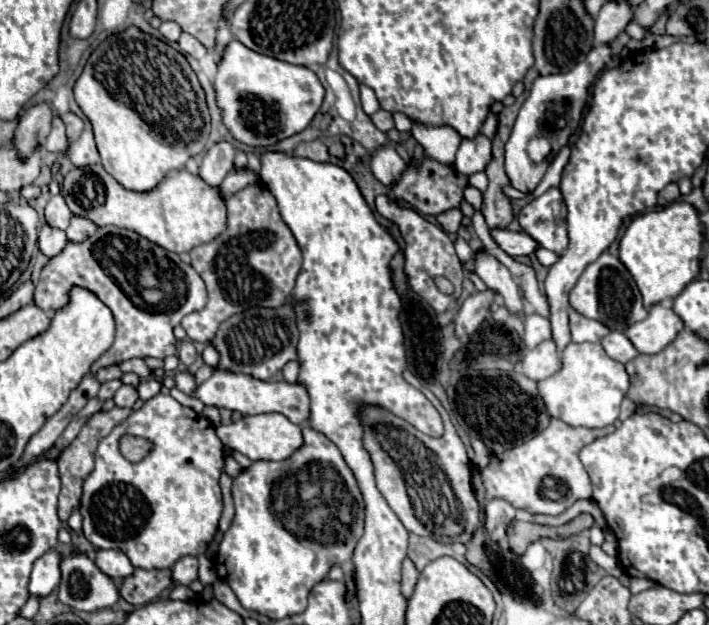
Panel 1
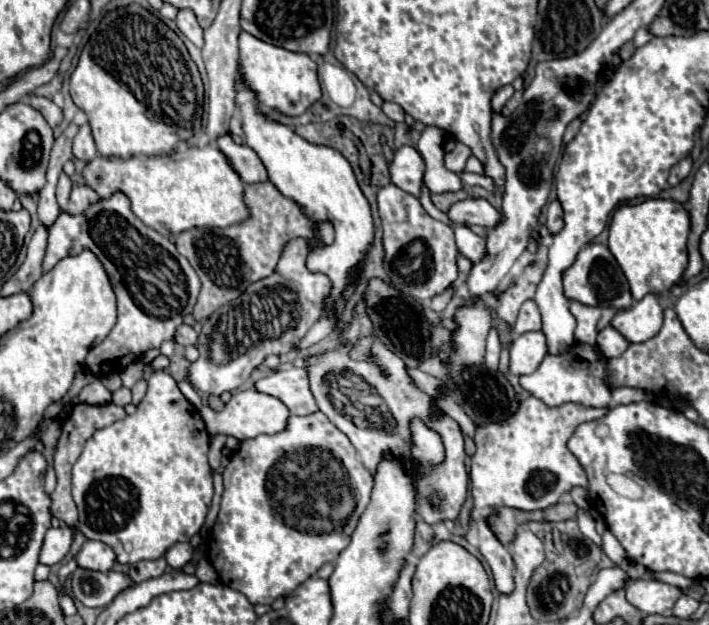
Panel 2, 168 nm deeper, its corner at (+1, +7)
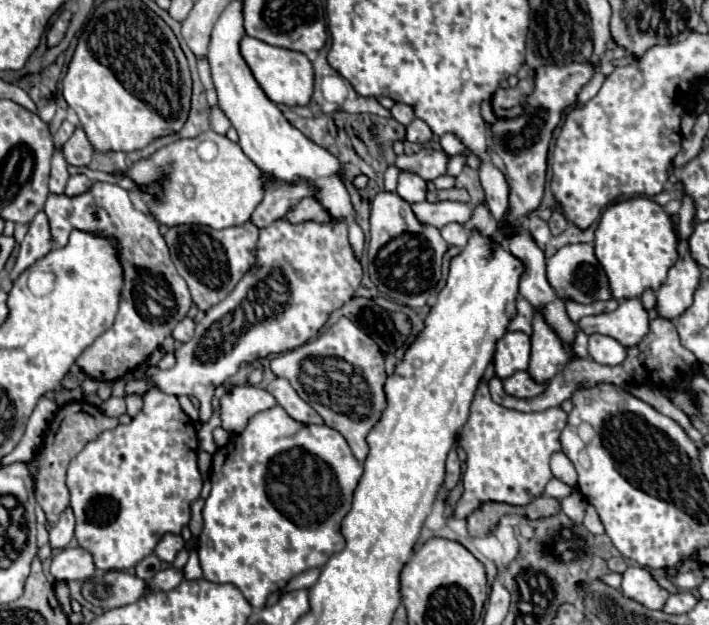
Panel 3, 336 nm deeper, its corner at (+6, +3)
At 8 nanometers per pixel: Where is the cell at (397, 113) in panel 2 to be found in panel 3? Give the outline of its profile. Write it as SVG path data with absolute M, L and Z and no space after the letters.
M396 103L396 105L390 109L390 113L392 113L392 117L394 117L398 123L402 123L402 125L408 125L408 123L414 119L412 109L406 107L404 103Z

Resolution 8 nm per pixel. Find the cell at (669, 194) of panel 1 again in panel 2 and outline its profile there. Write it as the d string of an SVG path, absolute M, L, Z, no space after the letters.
M687 155L687 159L681 159L679 163L675 163L675 167L671 167L671 173L669 173L669 185L679 185L691 171L691 165L693 165L693 159L691 155Z

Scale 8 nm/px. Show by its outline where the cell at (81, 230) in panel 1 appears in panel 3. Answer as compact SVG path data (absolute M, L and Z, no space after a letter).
M72 175L68 185L66 185L66 195L68 197L78 197L78 195L86 193L90 187L92 187L90 179L86 179L84 175Z

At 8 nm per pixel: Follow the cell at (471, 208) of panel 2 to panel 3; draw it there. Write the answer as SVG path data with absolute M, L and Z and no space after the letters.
M442 201L442 203L414 203L414 213L422 223L430 223L442 229L448 223L466 223L472 217L472 207L460 201Z

